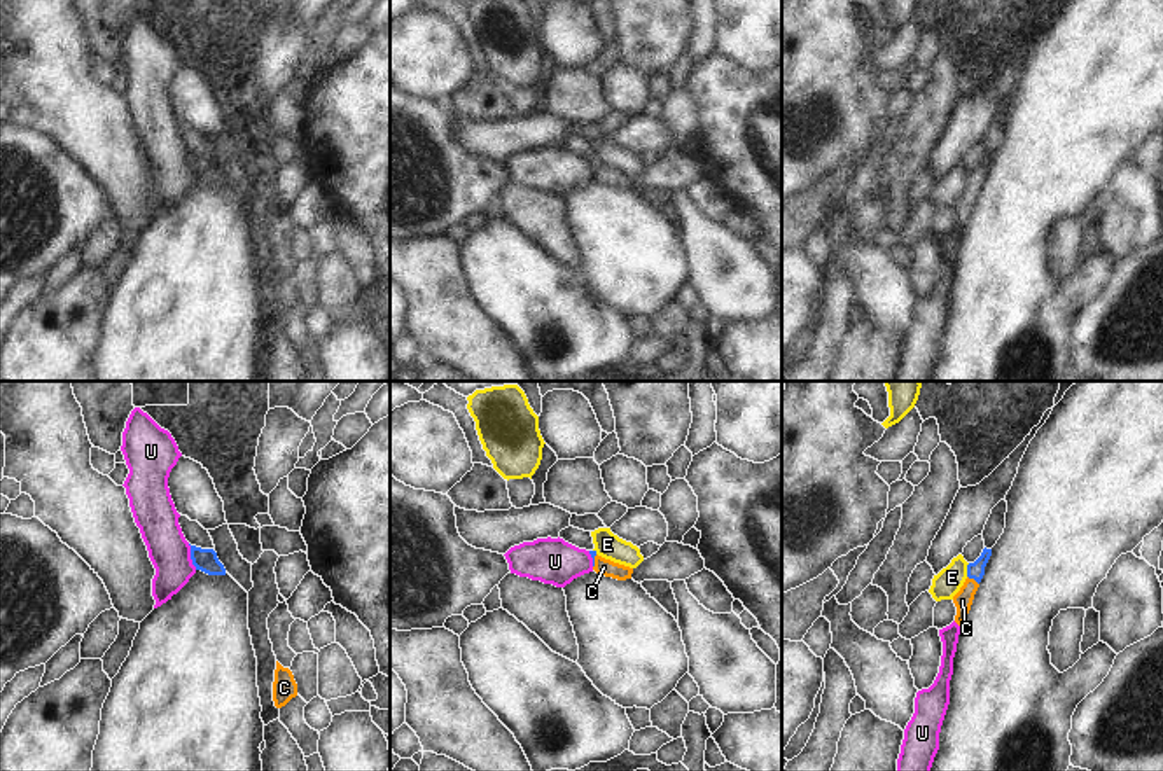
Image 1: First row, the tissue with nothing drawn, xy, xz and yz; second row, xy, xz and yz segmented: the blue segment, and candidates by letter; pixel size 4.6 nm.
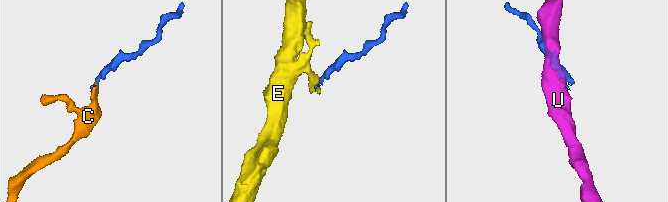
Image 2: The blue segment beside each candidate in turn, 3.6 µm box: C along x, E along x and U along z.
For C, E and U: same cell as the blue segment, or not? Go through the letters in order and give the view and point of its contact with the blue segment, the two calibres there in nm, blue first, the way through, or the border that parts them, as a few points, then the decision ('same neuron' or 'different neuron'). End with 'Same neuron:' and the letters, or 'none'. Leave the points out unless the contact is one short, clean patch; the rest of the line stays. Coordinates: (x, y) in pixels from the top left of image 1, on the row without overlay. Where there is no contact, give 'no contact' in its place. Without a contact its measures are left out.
C: yz (973, 186) | 80/90 nm | across yz (974, 179), (973, 186), (962, 208) | same neuron
E: yz (968, 179) | 80/120 nm | along yz (969, 172), (966, 184) | different neuron
U: xy (191, 165) | 110/190 nm | along xy (188, 152), (191, 172), (196, 177) | different neuron
Same neuron: C

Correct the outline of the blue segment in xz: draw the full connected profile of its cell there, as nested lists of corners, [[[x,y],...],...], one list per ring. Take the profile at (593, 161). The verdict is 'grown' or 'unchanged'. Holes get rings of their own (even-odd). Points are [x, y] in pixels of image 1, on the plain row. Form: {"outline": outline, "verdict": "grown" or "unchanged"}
{"outline": [[[589,159],[589,163],[593,166],[593,178],[596,182],[612,185],[617,189],[631,187],[633,177],[605,168],[598,164],[596,159]]], "verdict": "grown"}

